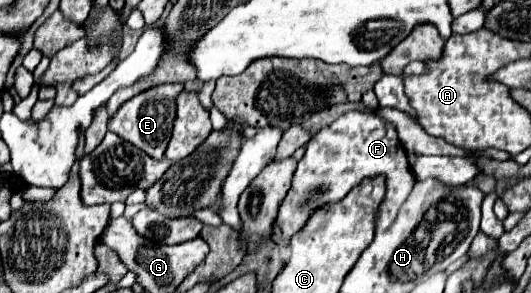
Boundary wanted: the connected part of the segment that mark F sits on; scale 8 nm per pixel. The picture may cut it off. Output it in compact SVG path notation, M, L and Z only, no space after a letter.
M348 111L332 125L322 127L312 143L306 145L304 157L298 161L298 169L292 177L292 187L284 197L276 223L280 225L286 237L300 231L316 207L322 207L330 201L340 201L352 187L356 187L364 177L384 175L386 178L386 195L381 202L376 220L376 232L388 229L404 199L410 195L416 177L408 165L408 155L398 141L396 129L392 123L384 123L374 113Z

